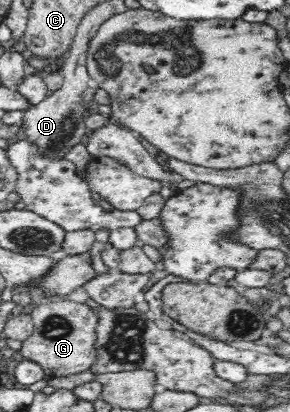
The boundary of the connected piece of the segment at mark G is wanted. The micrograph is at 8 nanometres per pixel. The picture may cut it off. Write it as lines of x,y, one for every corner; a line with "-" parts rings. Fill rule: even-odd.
56,299
41,303
30,315
34,322
33,332
22,342
16,355
37,363
47,378
61,378
89,370
89,366
95,362
95,328
98,326
98,313
86,304

